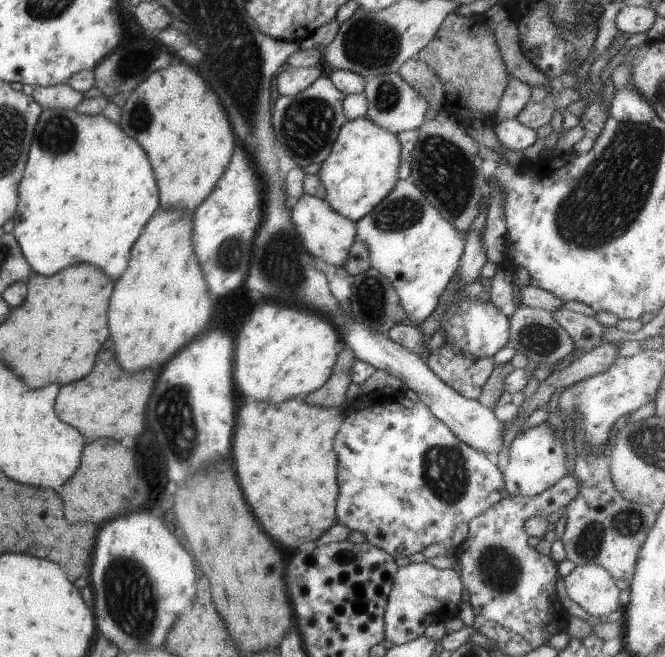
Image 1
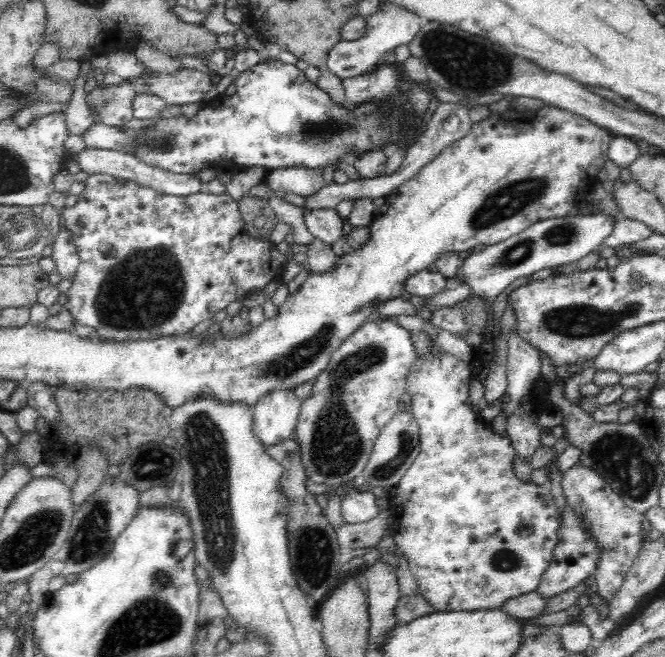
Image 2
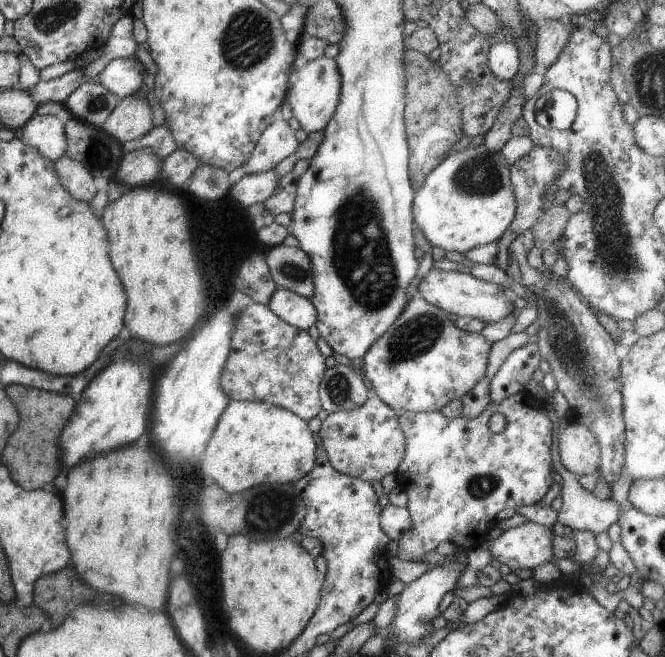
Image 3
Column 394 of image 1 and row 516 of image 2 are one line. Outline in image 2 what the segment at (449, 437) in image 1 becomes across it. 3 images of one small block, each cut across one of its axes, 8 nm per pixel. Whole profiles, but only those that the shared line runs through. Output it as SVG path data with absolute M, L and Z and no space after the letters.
M440 351L436 353L430 362L428 359L416 358L416 364L412 366L408 376L408 393L412 397L411 413L418 421L420 432L420 454L400 479L400 482L391 489L390 514L393 517L392 537L399 550L405 555L409 564L409 570L416 579L421 595L432 605L436 612L440 611L473 611L490 610L502 605L508 598L528 594L536 590L544 572L553 559L553 552L559 541L558 531L561 521L557 507L550 493L551 485L546 482L535 485L531 481L522 481L512 471L512 459L515 449L511 441L504 436L498 436L493 430L489 430L487 423L478 417L477 409L474 409L469 400L469 384L475 378L471 373L470 364L456 357Z

